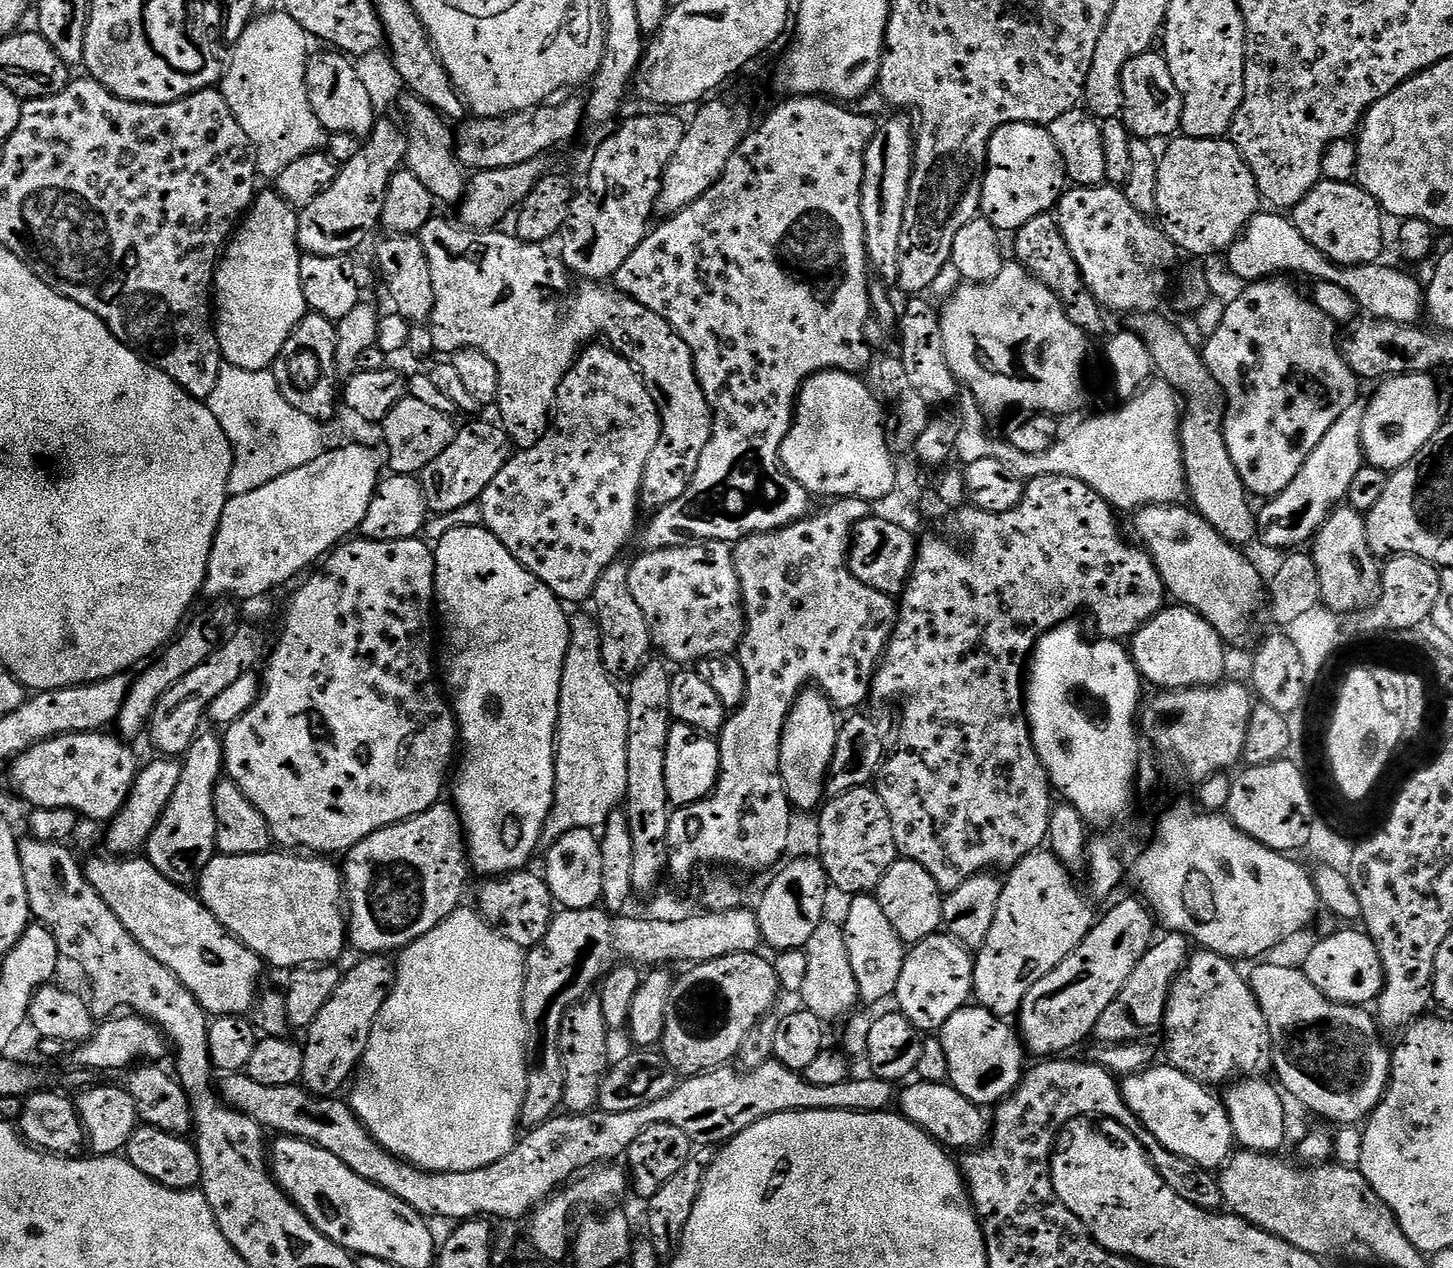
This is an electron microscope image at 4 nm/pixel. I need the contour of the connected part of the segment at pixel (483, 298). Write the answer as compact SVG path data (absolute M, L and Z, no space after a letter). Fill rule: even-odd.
M433 218L419 232L430 262L430 278L434 282L434 310L430 327L435 351L451 354L459 348L482 350L482 354L498 366L498 409L504 415L503 427L513 430L530 427L532 420L540 424L544 416L553 415L558 388L566 373L572 369L578 350L591 345L595 336L604 336L603 343L613 352L619 352L639 371L660 412L660 431L654 450L650 450L640 487L641 505L645 509L659 510L670 506L670 502L678 502L678 498L690 490L690 482L694 482L694 474L698 474L698 462L702 462L702 450L706 450L706 442L710 442L712 437L712 407L696 377L690 346L686 346L662 314L654 314L650 306L642 306L642 302L615 287L600 282L584 282L572 296L574 280L559 255L552 253L551 256L547 247L527 244L519 236L507 236L502 231L473 231L456 222L451 224L448 220ZM560 316L572 316L572 324L568 320L560 320Z

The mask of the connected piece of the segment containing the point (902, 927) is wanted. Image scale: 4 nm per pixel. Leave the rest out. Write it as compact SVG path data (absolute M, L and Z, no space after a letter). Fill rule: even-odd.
M897 858L890 866L890 870L886 870L874 897L905 946L922 942L941 931L944 923L942 918L944 896L938 882L930 878L930 870L926 870L918 862Z

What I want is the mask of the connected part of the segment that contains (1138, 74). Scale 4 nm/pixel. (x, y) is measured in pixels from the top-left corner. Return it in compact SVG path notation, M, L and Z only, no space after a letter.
M1149 50L1126 62L1122 70L1122 98L1122 119L1133 137L1156 142L1159 136L1172 138L1181 131L1182 94L1178 94L1178 86L1170 78L1170 66L1159 51Z

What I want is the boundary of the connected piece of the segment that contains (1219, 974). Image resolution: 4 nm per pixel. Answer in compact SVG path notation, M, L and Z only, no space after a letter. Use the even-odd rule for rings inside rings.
M1193 951L1184 969L1172 983L1168 995L1162 1029L1162 1041L1164 1040L1164 1048L1168 1051L1167 1063L1205 1086L1227 1085L1237 1078L1264 1078L1273 1071L1268 1020L1258 1006L1249 977L1245 973L1243 976L1236 968L1239 967L1233 961L1219 956L1217 952Z

